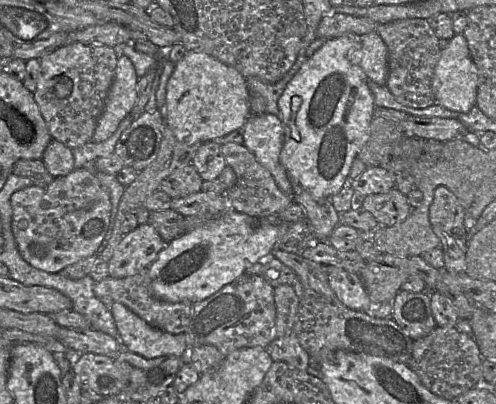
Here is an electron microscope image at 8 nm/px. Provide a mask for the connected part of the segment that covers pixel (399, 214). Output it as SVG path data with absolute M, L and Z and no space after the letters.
M395 188L385 193L362 197L361 207L370 212L380 226L387 227L403 222L413 209L406 195Z

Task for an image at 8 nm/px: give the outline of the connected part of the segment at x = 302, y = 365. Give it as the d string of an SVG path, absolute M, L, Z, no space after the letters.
M294 333L275 338L267 349L273 361L283 361L294 368L308 371L311 357Z

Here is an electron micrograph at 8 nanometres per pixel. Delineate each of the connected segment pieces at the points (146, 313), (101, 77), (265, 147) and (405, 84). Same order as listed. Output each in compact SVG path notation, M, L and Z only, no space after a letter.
M148 268L125 278L107 277L95 283L94 292L107 305L110 306L112 302L120 302L151 326L171 334L186 333L193 314L191 301L171 303L155 296L151 288Z
M72 42L39 59L41 75L33 95L53 139L71 149L91 142L114 80L118 58L114 47Z
M251 115L242 128L243 144L272 174L278 187L292 198L293 183L280 161L284 144L284 128L276 115Z
M402 19L378 24L376 32L388 50L388 79L386 86L396 100L408 107L423 109L436 104L432 79L441 56L439 38L427 19Z

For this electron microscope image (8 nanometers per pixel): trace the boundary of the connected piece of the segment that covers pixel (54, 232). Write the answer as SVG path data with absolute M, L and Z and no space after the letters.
M75 168L46 187L31 185L11 196L12 232L21 256L33 267L59 273L65 267L95 255L111 216L109 192L88 170Z

